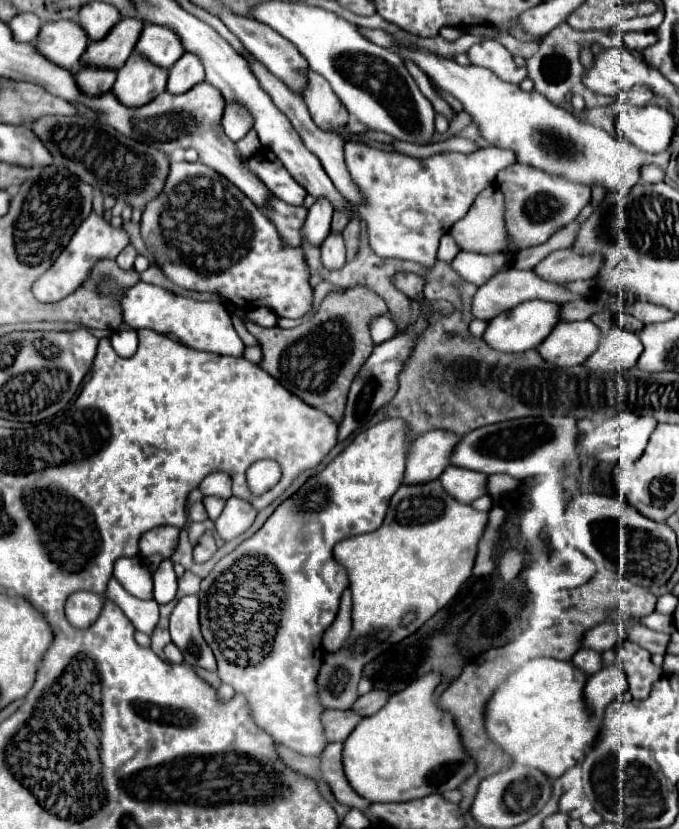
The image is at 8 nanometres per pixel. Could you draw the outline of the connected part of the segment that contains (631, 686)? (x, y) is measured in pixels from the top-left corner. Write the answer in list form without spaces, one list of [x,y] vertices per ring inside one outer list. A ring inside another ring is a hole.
[[[620,641],[618,647],[618,663],[628,679],[628,693],[634,699],[646,699],[650,695],[650,687],[656,679],[660,679],[662,669],[650,661],[650,653],[632,641]]]

